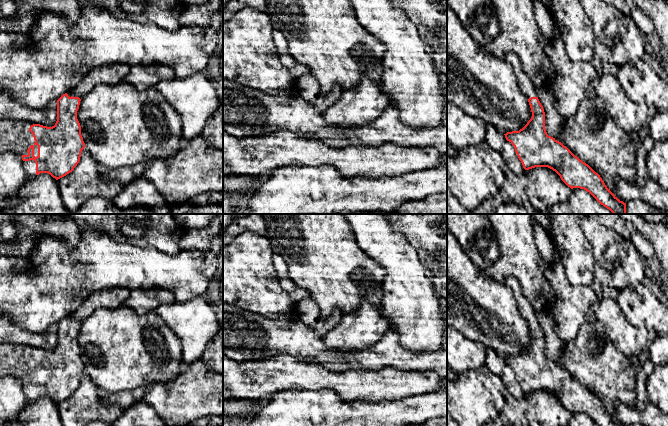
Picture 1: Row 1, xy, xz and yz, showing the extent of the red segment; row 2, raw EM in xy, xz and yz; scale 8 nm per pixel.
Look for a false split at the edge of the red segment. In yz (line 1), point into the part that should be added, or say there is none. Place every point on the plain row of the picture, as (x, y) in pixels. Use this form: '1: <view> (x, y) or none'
1: yz (525, 309)

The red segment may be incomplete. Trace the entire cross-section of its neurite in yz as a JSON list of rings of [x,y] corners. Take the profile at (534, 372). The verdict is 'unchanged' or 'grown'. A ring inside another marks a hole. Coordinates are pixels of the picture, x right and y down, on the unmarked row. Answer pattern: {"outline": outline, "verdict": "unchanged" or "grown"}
{"outline": [[[507,277],[504,284],[513,291],[519,312],[528,322],[532,336],[531,343],[522,353],[504,358],[506,364],[514,370],[523,392],[529,394],[548,391],[555,395],[568,411],[584,413],[598,426],[623,426],[607,412],[600,399],[588,388],[547,358],[543,330],[518,281],[514,277]]], "verdict": "grown"}

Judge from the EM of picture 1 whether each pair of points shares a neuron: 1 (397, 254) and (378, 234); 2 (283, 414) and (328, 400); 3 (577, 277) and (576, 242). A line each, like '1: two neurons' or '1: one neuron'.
1: one neuron
2: one neuron
3: one neuron

